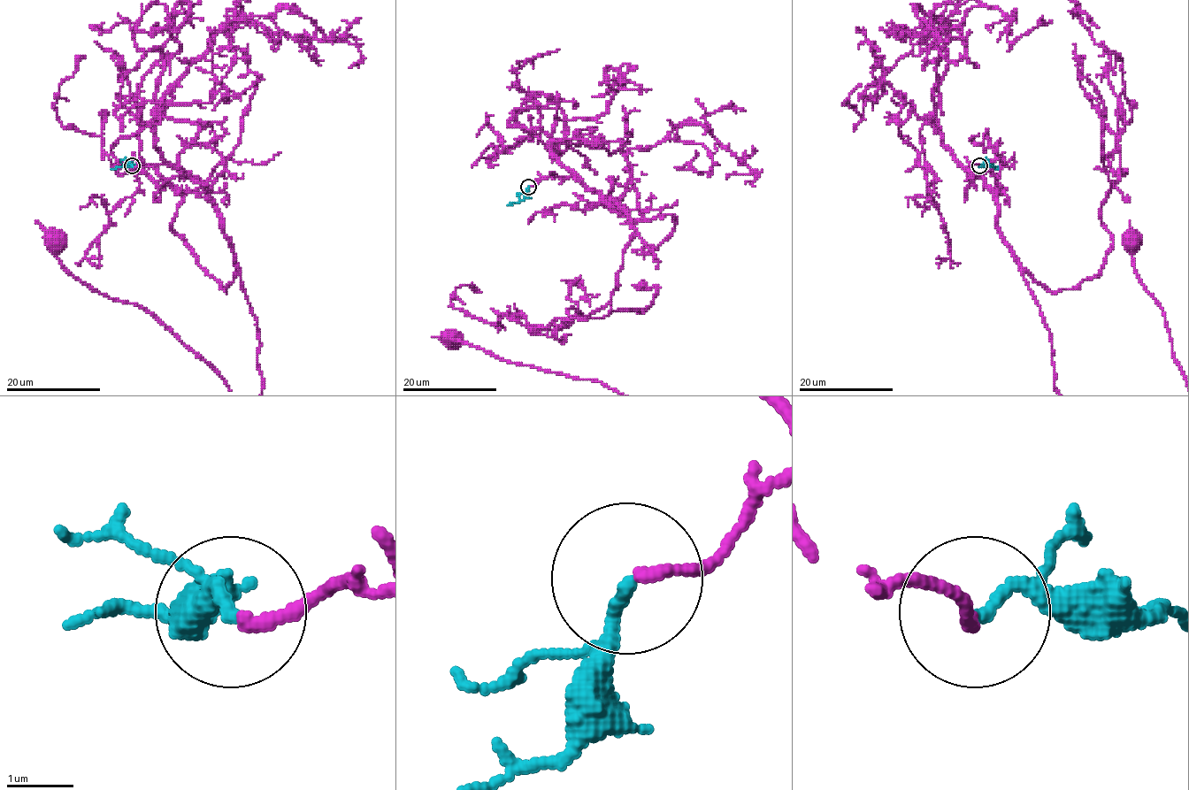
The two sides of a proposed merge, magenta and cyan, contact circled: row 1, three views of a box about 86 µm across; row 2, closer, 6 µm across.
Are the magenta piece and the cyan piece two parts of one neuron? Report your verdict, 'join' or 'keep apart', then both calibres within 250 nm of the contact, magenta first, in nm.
join; 190 nm thick on the magenta side, 190 nm on the other

